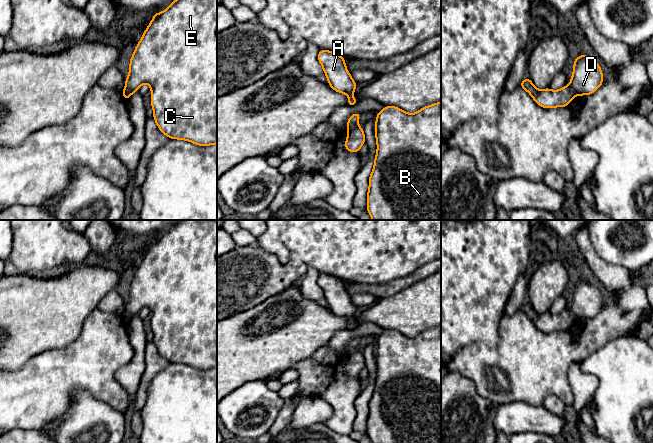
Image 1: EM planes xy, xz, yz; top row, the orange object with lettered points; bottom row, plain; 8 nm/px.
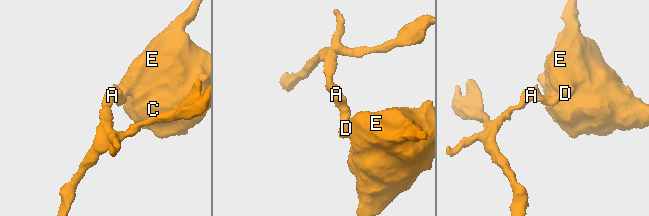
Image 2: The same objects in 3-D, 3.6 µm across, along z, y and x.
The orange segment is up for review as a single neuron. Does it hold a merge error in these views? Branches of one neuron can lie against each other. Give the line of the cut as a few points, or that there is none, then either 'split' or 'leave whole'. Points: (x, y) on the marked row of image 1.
cut in xz along (357, 125), (348, 129); split

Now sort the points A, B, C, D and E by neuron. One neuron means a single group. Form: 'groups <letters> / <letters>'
groups A / B C D E

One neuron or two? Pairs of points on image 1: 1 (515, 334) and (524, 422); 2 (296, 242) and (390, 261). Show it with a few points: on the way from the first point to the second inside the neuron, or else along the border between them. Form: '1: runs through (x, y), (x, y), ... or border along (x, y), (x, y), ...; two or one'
1: border along (499, 403), (526, 402), (541, 406); two
2: runs through (319, 242), (362, 242), (367, 245); one

